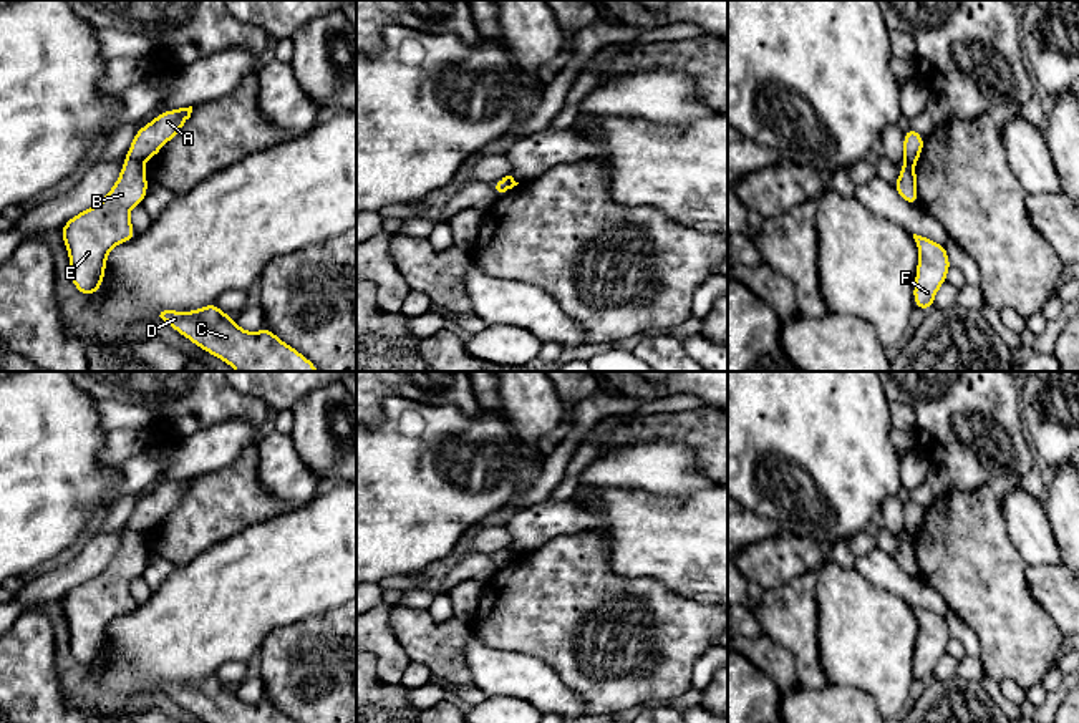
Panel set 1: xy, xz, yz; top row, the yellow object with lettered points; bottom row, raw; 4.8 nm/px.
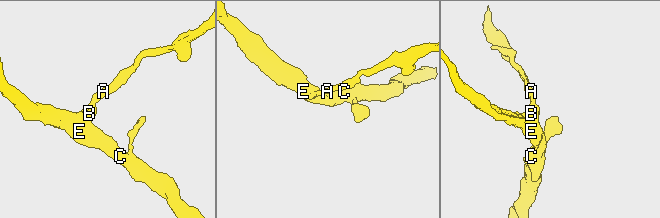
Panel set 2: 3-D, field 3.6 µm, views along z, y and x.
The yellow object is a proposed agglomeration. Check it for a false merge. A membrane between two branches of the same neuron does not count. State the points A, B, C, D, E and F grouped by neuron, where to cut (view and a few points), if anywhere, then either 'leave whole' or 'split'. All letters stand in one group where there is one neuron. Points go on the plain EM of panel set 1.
groups A / B C D E F; cut xy (126, 528), (141, 534); split

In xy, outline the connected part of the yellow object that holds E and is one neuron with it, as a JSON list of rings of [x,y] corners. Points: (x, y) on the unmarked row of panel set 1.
[[[126,529],[104,570],[75,585],[60,600],[68,622],[71,653],[78,663],[93,668],[104,653],[108,625],[118,615],[136,609],[129,582],[143,575],[146,565],[148,547],[143,534]]]

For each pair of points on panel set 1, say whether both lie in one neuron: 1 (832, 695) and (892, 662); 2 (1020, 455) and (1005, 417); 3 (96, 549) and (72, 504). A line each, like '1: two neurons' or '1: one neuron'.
1: two neurons
2: one neuron
3: two neurons

